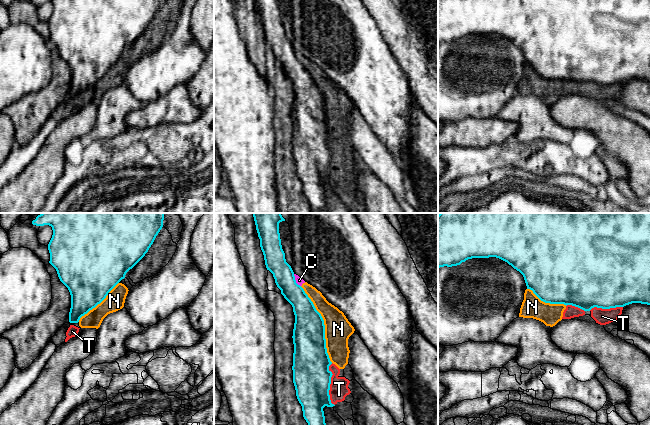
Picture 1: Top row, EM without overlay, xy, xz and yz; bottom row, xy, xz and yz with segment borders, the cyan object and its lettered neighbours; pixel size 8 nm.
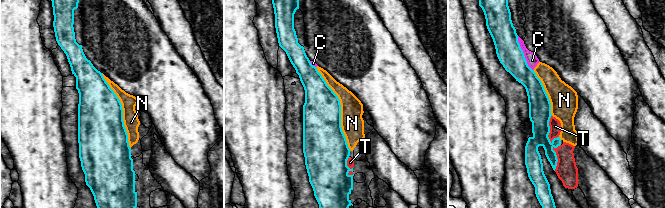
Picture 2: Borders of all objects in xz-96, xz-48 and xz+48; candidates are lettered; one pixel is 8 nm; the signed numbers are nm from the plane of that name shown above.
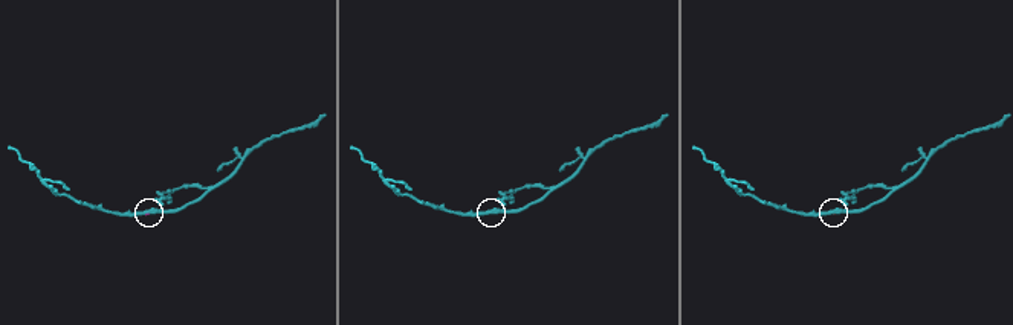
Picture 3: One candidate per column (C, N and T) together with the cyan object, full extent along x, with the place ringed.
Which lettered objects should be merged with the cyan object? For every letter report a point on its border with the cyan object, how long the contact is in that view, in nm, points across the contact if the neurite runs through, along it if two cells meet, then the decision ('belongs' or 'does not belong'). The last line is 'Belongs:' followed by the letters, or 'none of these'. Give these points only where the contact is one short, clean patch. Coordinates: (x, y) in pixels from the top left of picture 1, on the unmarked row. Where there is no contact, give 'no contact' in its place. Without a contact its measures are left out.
C: contact xz (295, 56); length 120 nm; does not belong
N: contact xz (323, 100); length 650 nm; does not belong
T: contact xz (330, 159); length 340 nm; does not belong
Belongs: none of these

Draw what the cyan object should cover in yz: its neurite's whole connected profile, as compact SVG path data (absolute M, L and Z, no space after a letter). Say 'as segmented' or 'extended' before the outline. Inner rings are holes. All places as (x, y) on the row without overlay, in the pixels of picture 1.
as segmented | M438 0L438 44L460 41L472 34L496 33L519 47L527 65L543 78L578 83L584 87L592 84L610 85L632 79L650 81L650 0Z

